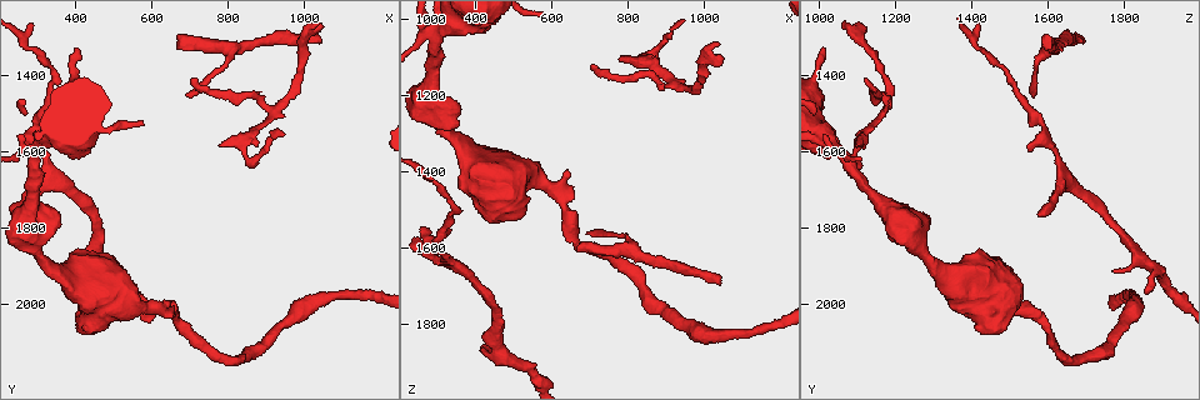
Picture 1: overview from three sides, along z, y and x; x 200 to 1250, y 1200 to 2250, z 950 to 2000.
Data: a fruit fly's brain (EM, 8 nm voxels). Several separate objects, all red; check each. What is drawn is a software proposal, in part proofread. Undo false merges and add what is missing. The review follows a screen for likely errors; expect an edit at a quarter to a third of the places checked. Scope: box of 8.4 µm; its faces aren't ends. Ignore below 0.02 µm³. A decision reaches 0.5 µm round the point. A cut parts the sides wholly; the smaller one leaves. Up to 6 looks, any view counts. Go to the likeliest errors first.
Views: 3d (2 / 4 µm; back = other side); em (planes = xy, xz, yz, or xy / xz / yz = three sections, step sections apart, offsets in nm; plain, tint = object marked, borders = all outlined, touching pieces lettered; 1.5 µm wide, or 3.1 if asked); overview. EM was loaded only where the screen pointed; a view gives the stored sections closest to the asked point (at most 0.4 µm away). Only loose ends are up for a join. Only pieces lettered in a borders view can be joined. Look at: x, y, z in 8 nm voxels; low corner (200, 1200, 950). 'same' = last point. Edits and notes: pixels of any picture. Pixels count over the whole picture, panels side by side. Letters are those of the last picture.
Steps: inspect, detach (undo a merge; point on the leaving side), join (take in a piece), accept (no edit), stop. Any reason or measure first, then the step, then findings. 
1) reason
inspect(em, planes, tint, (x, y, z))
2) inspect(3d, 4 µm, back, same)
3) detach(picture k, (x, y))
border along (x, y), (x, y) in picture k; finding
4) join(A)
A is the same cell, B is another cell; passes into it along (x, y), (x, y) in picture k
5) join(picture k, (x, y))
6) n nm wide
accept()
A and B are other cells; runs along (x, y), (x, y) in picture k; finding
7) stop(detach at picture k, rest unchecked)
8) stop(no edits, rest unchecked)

thick turns thin
inspect(em, xy, step 4, tint, (285, 1595, 1055))

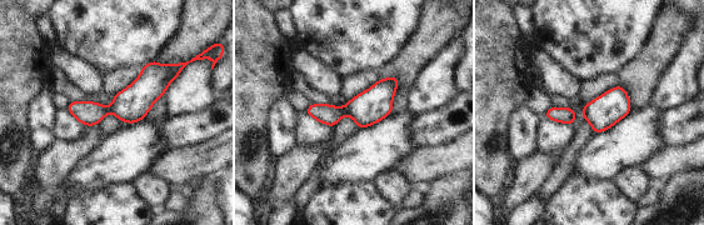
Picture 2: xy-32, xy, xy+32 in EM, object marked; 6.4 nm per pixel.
inspect(em, planes, borders, same)

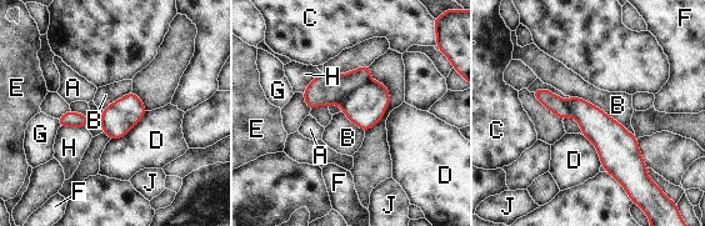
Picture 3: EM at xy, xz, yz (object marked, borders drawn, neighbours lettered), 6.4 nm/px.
detach(picture 3, (325, 90))
A, B, C, D, E, F, G, H and J are other cells; a second cell is stuck on

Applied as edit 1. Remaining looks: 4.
redraw
inspect(overview)

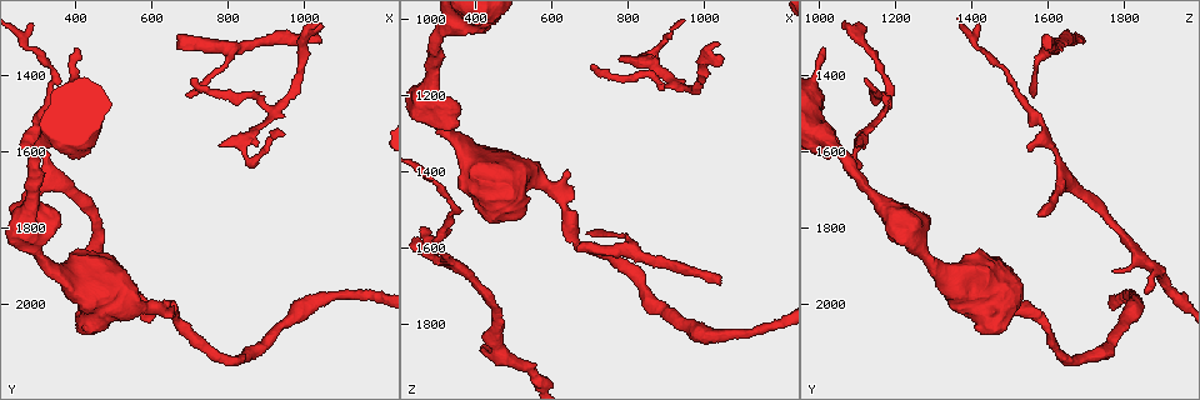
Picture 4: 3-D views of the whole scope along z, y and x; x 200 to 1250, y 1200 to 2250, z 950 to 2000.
an open end
inspect(em, planes, borders, (780, 1580, 1100))

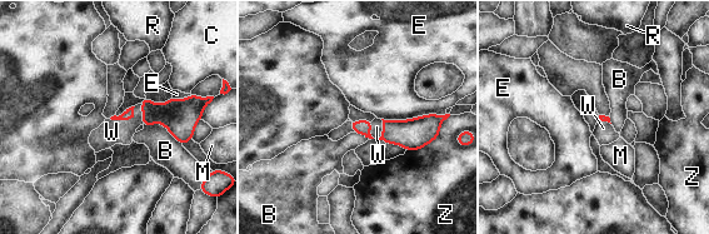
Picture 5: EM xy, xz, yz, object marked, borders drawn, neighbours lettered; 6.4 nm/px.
join(picture 5, (377, 127))
W is the same cell, B, C, E, M, R and Z are other cells; passes into it along (413, 134), (383, 132), (377, 127) in picture 5; the cell continues

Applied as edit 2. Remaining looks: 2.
stop(detach at picture 3, join at picture 5, rest unchecked)

